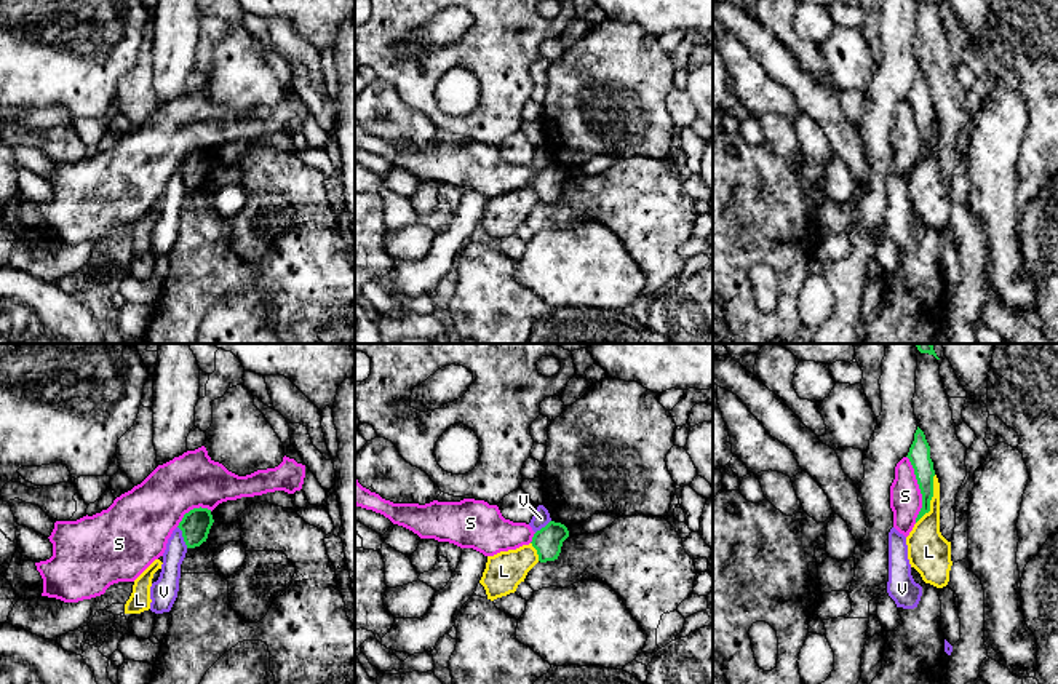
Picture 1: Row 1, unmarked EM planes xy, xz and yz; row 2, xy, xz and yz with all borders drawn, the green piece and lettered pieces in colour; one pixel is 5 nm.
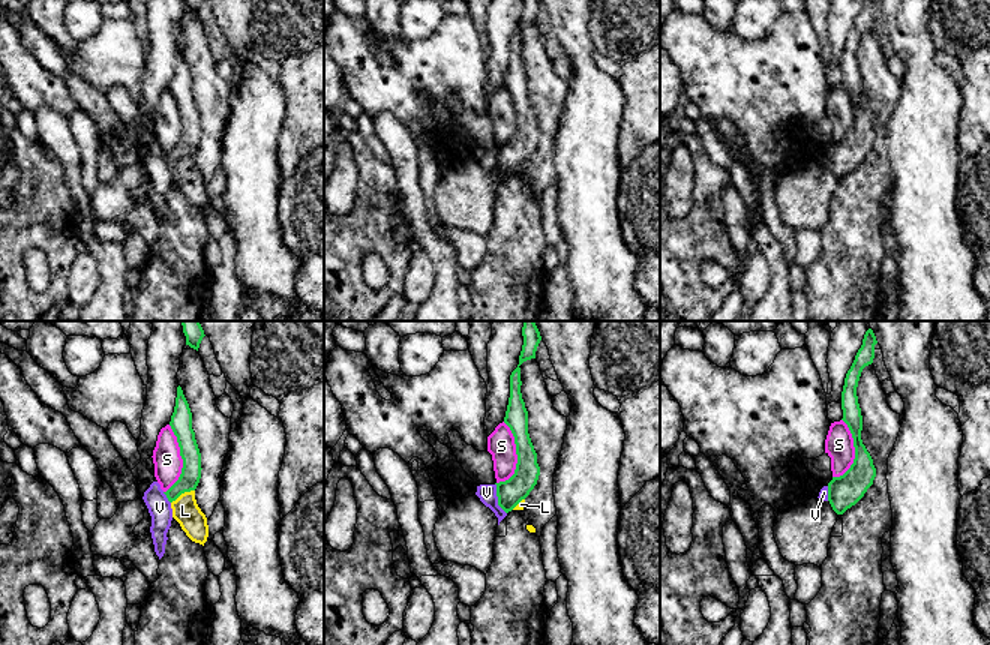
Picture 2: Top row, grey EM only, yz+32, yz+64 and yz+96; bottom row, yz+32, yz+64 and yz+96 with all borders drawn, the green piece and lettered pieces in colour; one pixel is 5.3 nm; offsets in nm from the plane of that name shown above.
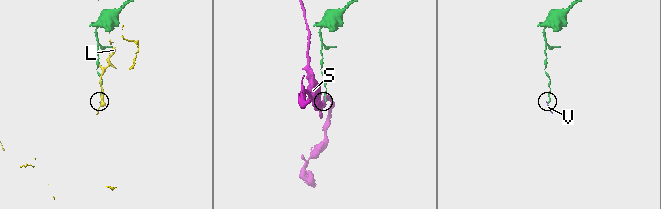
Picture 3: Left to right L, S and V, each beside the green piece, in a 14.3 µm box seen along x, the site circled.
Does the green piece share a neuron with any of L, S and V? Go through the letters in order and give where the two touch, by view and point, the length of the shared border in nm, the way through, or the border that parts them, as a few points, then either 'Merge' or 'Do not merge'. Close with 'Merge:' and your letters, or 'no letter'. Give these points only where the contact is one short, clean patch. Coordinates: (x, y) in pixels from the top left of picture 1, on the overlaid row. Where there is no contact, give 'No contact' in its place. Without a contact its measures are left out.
L: Touches green at yz (930, 499). Shared border 260 nm. Do not merge
S: Touches green at yz (919, 488). Shared border 340 nm. Boundary: yz (906, 456), (921, 494), (921, 510), (916, 521). Do not merge
V: Touches green at xy (182, 536). Shared border 120 nm. Boundary: xy (178, 526), (187, 547). Do not merge
Merge: no letter

